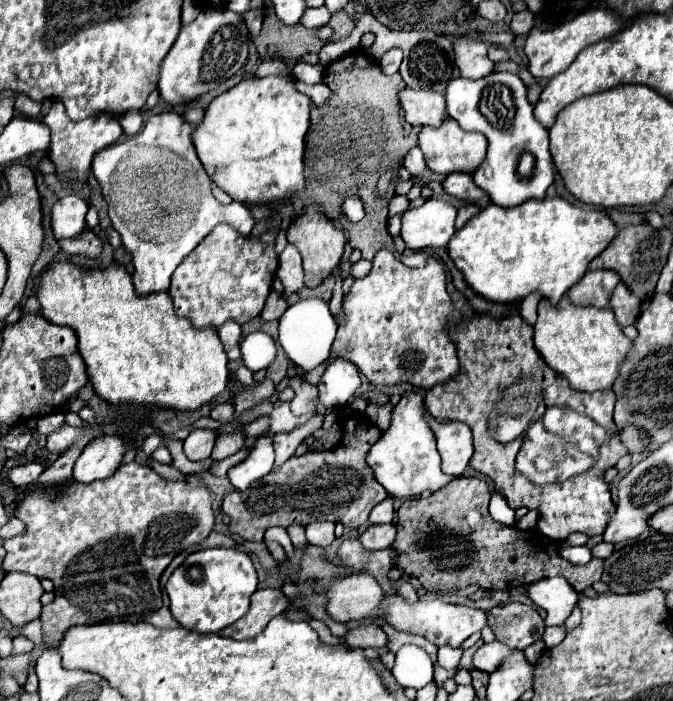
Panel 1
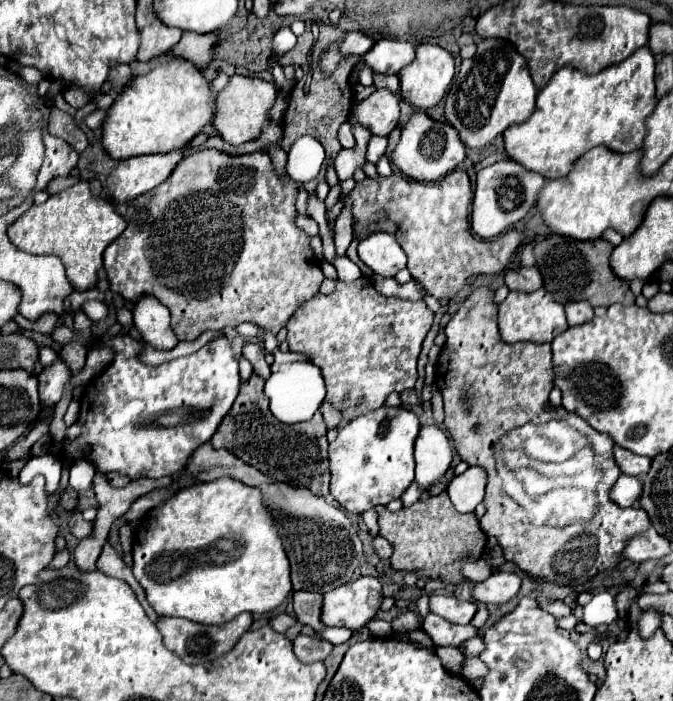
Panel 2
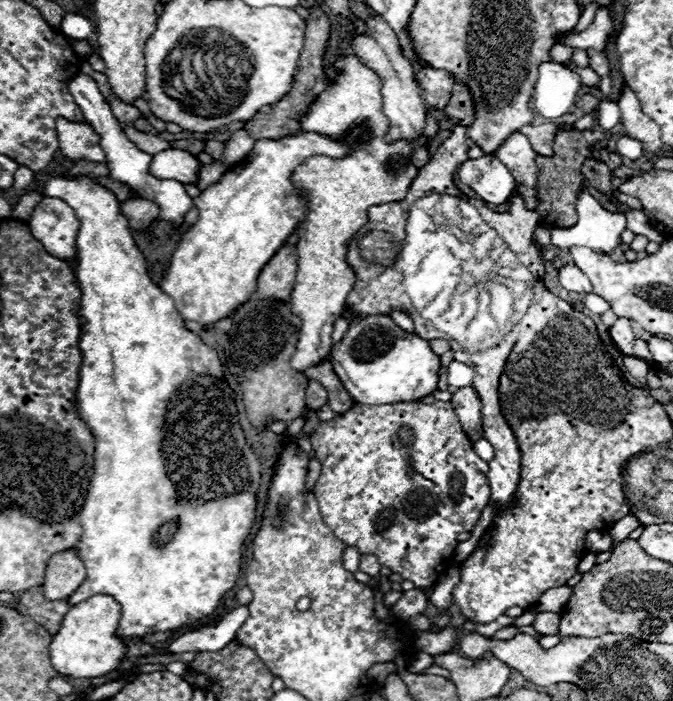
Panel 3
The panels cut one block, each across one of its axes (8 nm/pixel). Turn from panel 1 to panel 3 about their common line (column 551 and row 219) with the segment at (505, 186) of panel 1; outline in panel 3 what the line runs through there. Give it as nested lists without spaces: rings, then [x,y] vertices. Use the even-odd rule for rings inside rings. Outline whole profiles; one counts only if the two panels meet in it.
[[[78,74],[72,78],[72,82],[68,84],[68,90],[70,94],[74,96],[76,104],[80,106],[80,110],[84,112],[86,120],[92,124],[92,128],[100,134],[100,142],[102,142],[102,150],[106,154],[106,164],[108,164],[108,170],[110,170],[110,178],[116,180],[116,182],[122,182],[126,184],[132,194],[136,198],[142,198],[142,200],[150,200],[154,202],[158,208],[160,208],[160,214],[158,214],[158,222],[170,222],[174,228],[182,226],[184,224],[184,216],[188,214],[188,210],[194,208],[194,202],[192,198],[186,194],[186,188],[182,182],[176,182],[176,180],[160,180],[156,176],[152,176],[148,172],[150,168],[150,162],[152,162],[152,156],[142,152],[134,142],[128,140],[128,136],[124,134],[124,130],[120,128],[118,120],[114,118],[110,106],[104,102],[102,94],[98,92],[98,86],[96,82],[86,76],[86,74]]]

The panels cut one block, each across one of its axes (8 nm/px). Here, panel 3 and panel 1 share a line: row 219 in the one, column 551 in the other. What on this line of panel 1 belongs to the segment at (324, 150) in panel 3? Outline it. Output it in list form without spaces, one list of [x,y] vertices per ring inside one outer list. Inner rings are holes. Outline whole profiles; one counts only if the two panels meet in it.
[[[528,200],[514,208],[486,206],[466,222],[448,244],[448,254],[464,274],[464,282],[490,302],[516,302],[538,292],[552,304],[584,276],[592,258],[616,236],[616,226],[604,210],[584,210],[568,200]]]

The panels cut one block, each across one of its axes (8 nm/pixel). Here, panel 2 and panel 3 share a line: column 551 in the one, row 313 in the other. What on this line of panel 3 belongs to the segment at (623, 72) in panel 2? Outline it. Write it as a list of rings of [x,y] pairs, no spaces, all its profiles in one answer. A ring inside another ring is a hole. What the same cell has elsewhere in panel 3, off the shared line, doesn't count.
[[[52,178],[44,186],[44,196],[60,198],[68,202],[80,220],[80,230],[76,238],[78,248],[78,268],[76,278],[82,290],[82,308],[80,314],[86,318],[86,326],[82,330],[82,336],[78,340],[80,352],[82,352],[82,366],[80,366],[80,384],[76,394],[76,404],[80,416],[88,422],[94,438],[96,438],[96,458],[94,458],[94,478],[90,482],[86,502],[80,510],[80,526],[82,526],[82,538],[76,546],[78,558],[82,558],[82,564],[86,568],[86,580],[78,586],[76,594],[70,596],[70,606],[88,600],[96,594],[108,594],[120,602],[120,626],[118,626],[118,638],[144,638],[148,634],[156,632],[170,632],[176,628],[182,628],[184,624],[190,624],[194,620],[200,620],[204,616],[210,616],[222,596],[236,584],[240,576],[240,562],[242,562],[242,546],[244,540],[254,524],[254,512],[256,512],[256,494],[260,488],[260,460],[254,454],[254,450],[248,446],[244,432],[238,422],[238,412],[234,404],[234,392],[226,384],[222,374],[222,362],[218,358],[218,352],[210,346],[206,346],[198,334],[184,328],[184,320],[178,314],[172,298],[168,298],[148,276],[148,266],[134,244],[134,238],[128,228],[128,220],[124,214],[120,214],[120,202],[114,198],[112,192],[108,192],[104,186],[94,184],[88,178],[68,180],[68,178]]]

